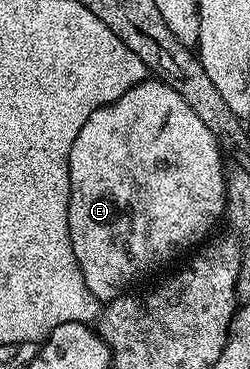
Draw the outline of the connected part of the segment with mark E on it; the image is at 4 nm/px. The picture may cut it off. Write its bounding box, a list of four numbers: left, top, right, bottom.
[69,81,227,301]

